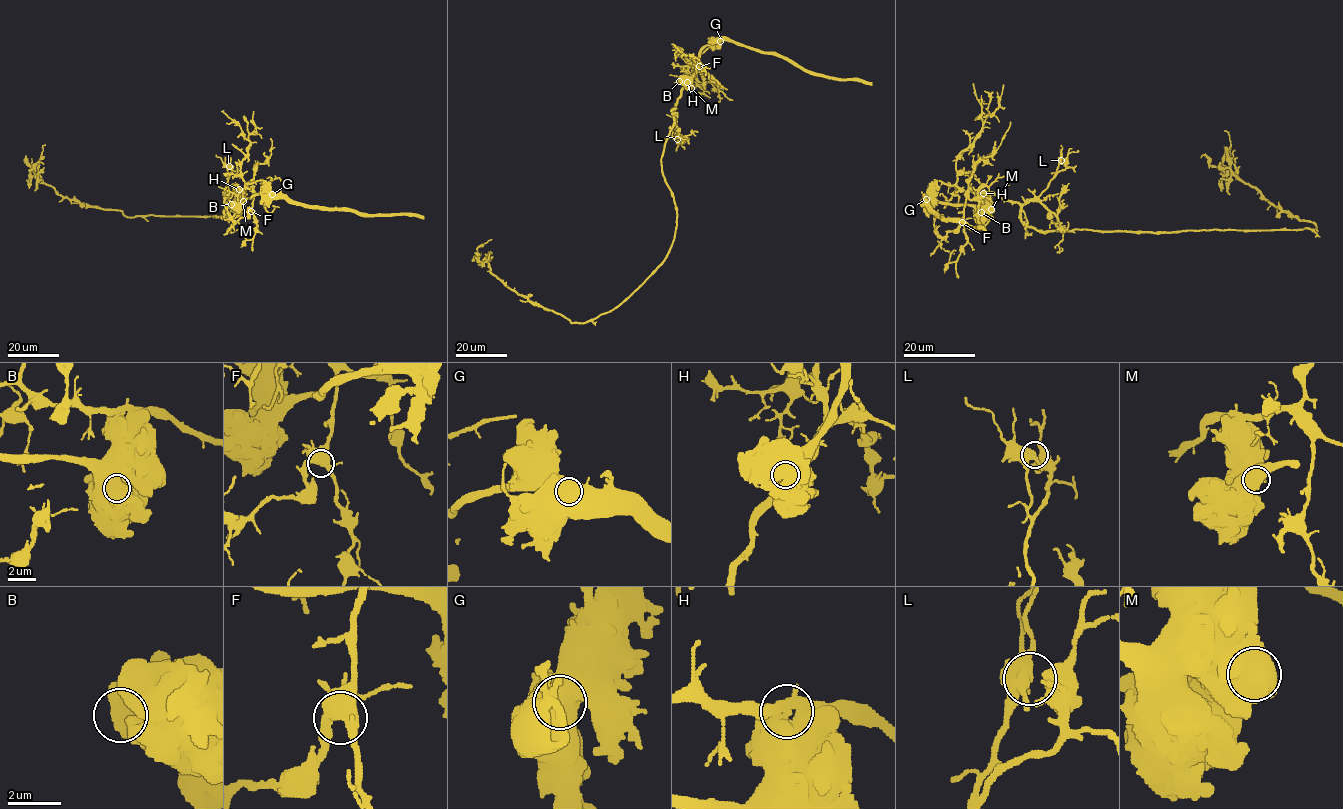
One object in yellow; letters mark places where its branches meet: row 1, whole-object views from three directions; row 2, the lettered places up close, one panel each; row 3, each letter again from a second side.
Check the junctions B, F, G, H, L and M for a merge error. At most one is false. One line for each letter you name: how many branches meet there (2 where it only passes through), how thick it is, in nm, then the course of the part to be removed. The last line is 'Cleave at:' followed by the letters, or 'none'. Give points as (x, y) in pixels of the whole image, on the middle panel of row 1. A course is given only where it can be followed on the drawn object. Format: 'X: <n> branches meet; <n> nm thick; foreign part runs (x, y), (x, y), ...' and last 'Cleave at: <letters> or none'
H: 2 branches meet; 750 nm thick; foreign part runs (687, 82), (661, 158), (674, 240), (618, 305), (571, 323), (533, 305), (478, 260), (477, 247), (491, 239)
Cleave at: H

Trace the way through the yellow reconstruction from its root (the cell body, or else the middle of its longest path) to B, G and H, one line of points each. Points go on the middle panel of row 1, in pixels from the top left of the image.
B: (668, 185), (662, 171), (661, 157), (673, 122), (672, 110), (686, 84), (679, 81)
G: (668, 185), (662, 171), (661, 157), (673, 122), (672, 110), (697, 66), (699, 53), (706, 45), (720, 41)
H: (668, 185), (662, 171), (661, 157), (673, 122), (672, 110), (687, 82)

